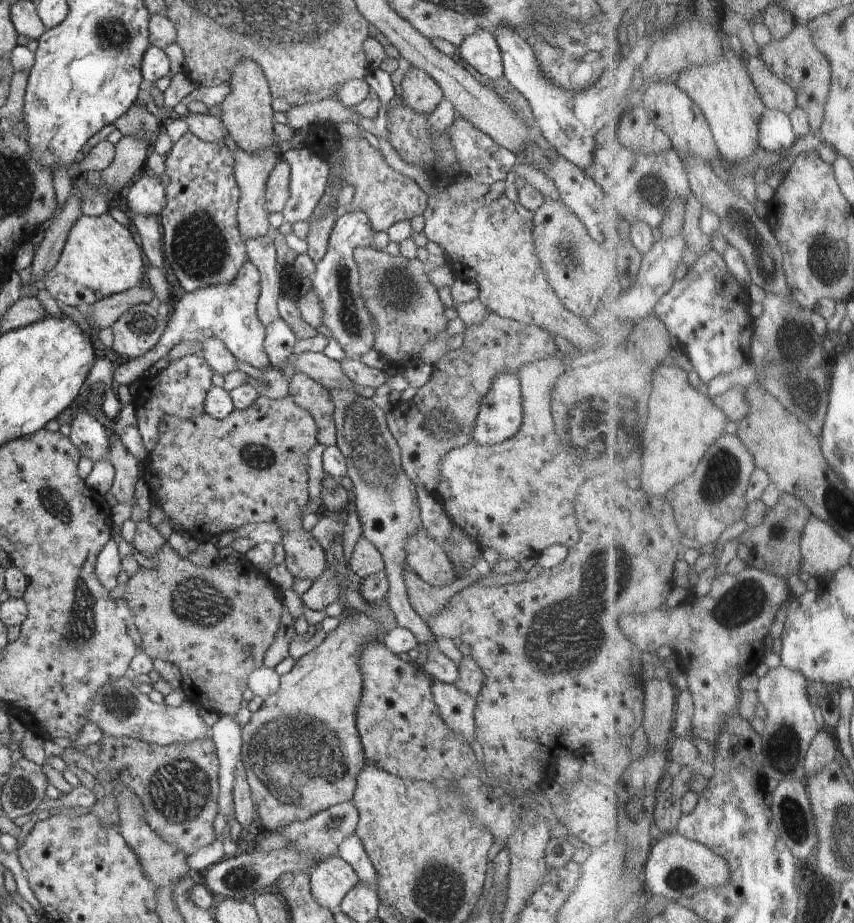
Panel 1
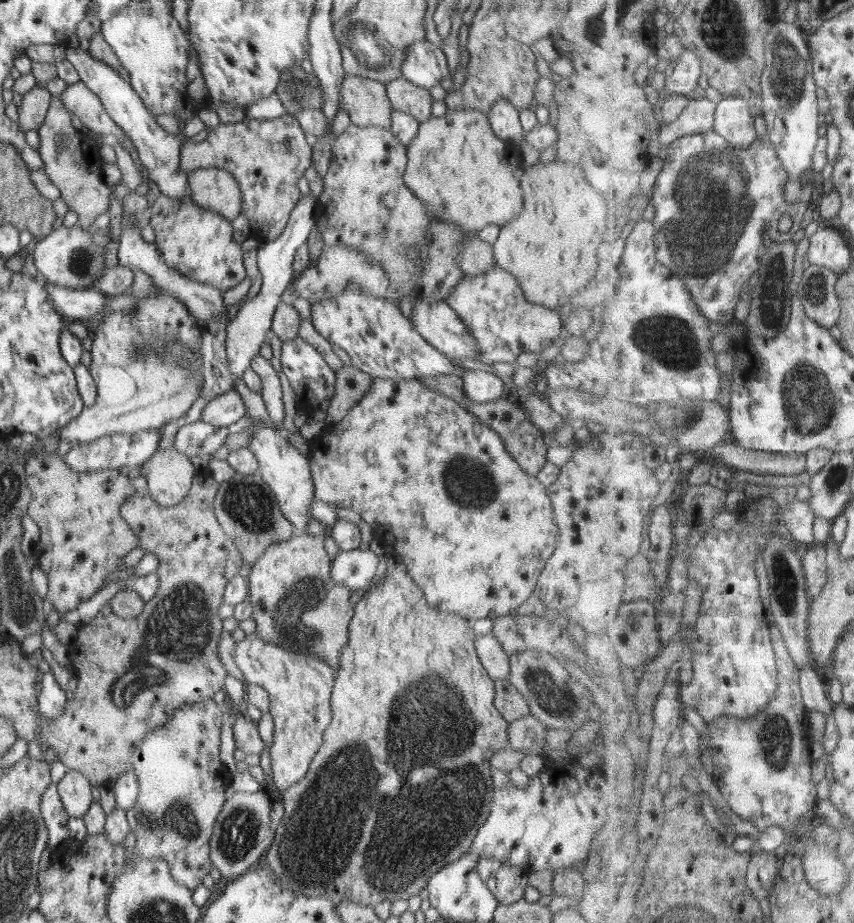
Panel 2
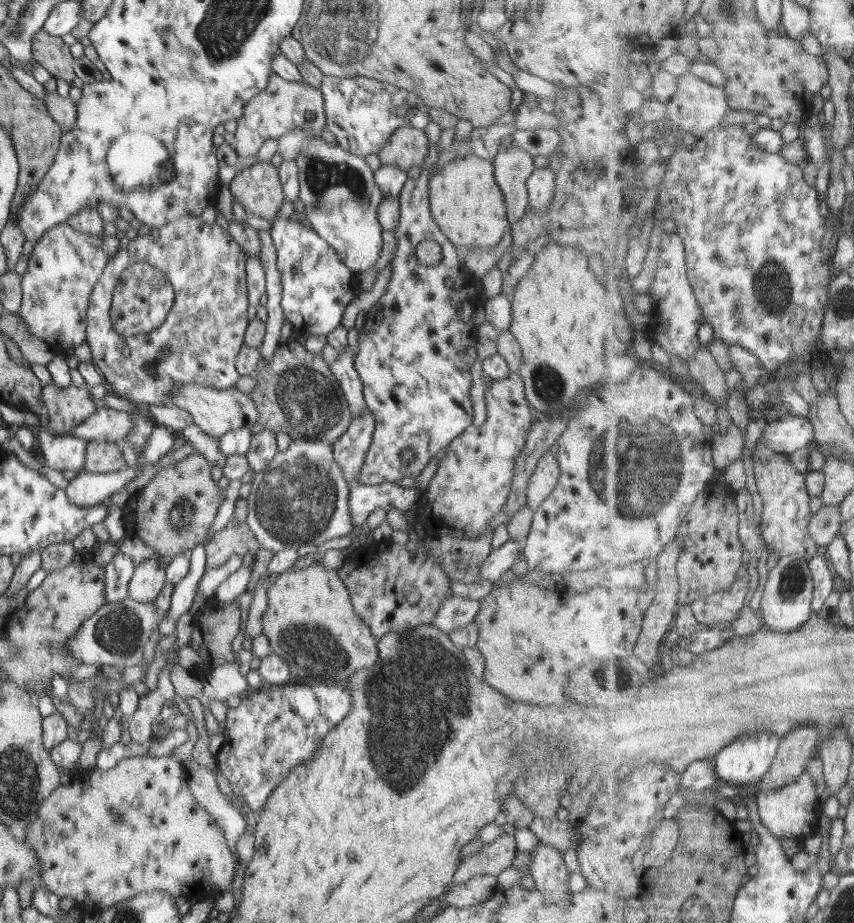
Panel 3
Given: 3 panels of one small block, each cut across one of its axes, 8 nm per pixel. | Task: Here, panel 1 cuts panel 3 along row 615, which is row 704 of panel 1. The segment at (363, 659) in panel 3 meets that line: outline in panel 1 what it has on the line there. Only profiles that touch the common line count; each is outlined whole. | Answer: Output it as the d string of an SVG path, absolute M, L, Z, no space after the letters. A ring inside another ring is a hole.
M354 611L342 616L338 628L327 634L320 646L302 656L290 672L281 676L278 691L264 701L248 722L242 736L241 760L258 808L258 830L262 833L280 832L295 821L307 820L330 806L353 800L357 778L367 764L355 716L363 692L359 654L372 639L382 641L386 634L364 613Z

